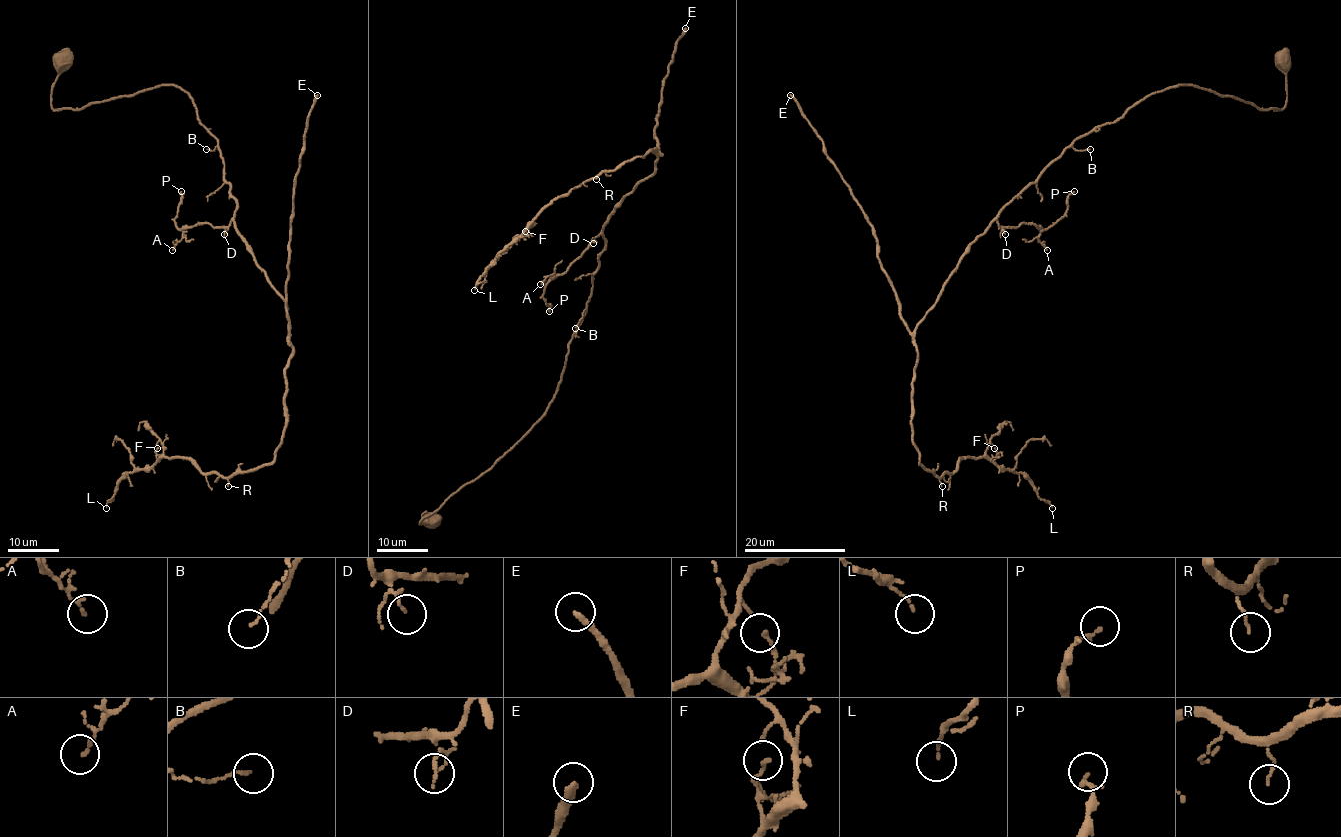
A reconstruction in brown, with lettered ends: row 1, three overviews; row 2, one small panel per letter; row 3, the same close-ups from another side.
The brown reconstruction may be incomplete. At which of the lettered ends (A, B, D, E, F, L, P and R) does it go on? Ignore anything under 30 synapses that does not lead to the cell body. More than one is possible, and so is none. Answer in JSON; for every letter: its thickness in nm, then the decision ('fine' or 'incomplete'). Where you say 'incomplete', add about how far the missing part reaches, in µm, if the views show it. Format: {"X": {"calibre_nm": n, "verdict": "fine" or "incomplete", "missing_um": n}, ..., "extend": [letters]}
{"A": {"calibre_nm": 130, "verdict": "fine"}, "B": {"calibre_nm": 90, "verdict": "fine"}, "D": {"calibre_nm": 90, "verdict": "fine"}, "E": {"calibre_nm": 260, "verdict": "incomplete", "missing_um": 100}, "F": {"calibre_nm": 150, "verdict": "fine"}, "L": {"calibre_nm": 100, "verdict": "fine"}, "P": {"calibre_nm": 120, "verdict": "fine"}, "R": {"calibre_nm": 70, "verdict": "fine"}, "extend": ["E"]}

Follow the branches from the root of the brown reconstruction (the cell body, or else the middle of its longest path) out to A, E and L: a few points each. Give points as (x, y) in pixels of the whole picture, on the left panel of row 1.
A: (61, 58), (54, 108), (174, 84), (216, 139), (234, 217), (227, 227), (188, 227), (172, 250)
E: (61, 58), (54, 108), (169, 84), (192, 98), (289, 332), (293, 187), (317, 95)
L: (61, 58), (54, 108), (169, 84), (192, 98), (293, 349), (270, 463), (221, 477), (160, 457), (106, 508)

